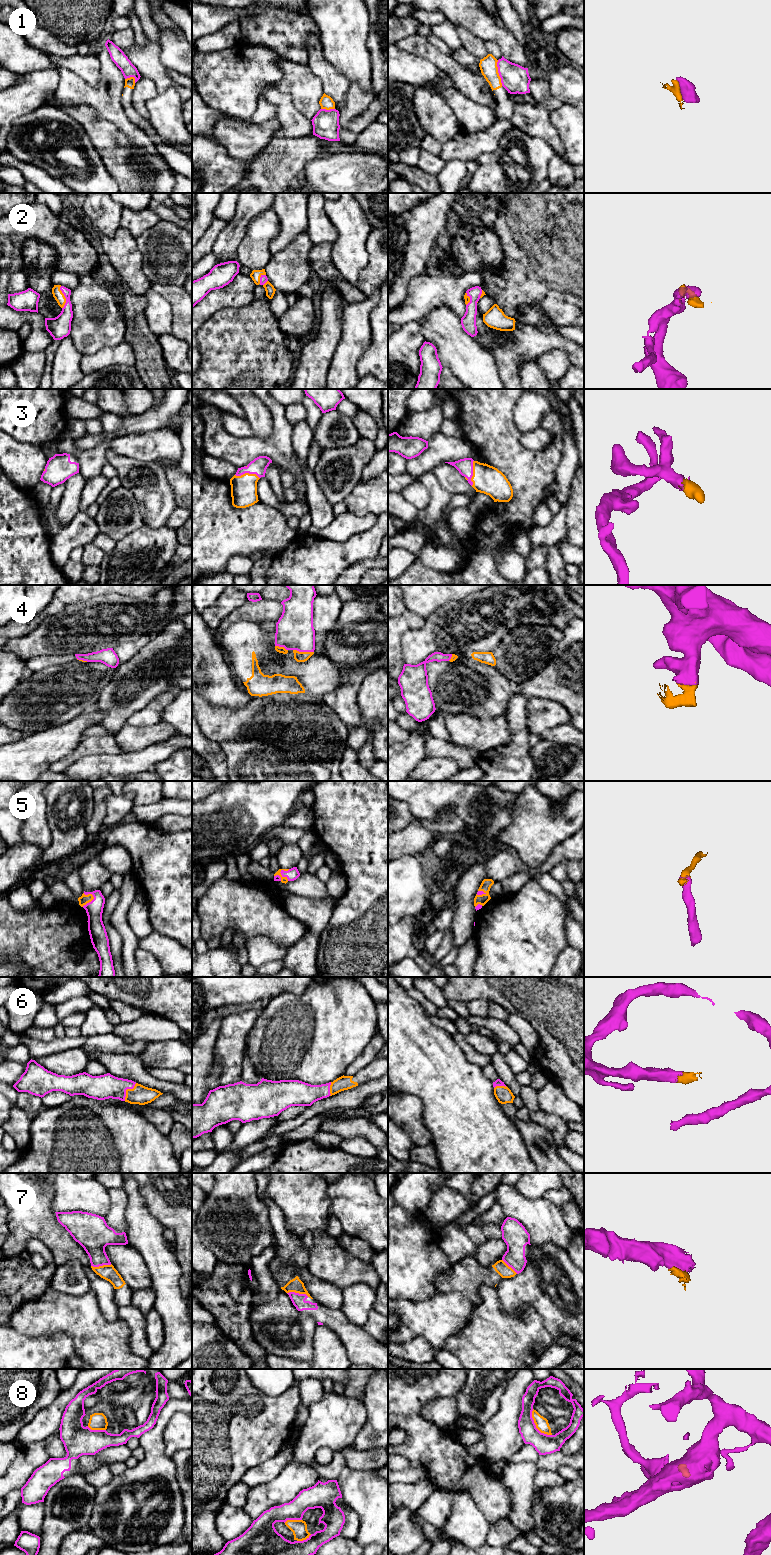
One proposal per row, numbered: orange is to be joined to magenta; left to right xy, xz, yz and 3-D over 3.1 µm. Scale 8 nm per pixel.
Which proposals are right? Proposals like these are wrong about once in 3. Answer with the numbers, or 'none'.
2, 3, 4, 5, 6, 7, 8

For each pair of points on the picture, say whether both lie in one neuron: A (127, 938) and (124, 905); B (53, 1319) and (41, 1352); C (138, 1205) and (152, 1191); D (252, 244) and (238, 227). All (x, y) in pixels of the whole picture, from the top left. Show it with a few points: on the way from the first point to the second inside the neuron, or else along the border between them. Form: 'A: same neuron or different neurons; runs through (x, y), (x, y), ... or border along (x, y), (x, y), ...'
A: same neuron; runs through (124, 930), (122, 926), (122, 913)
B: different neurons; border along (24, 1334), (39, 1336), (65, 1333), (71, 1336)
C: different neurons; border along (136, 1183), (145, 1207), (156, 1219)
D: different neurons; border along (258, 215), (248, 225), (236, 257)

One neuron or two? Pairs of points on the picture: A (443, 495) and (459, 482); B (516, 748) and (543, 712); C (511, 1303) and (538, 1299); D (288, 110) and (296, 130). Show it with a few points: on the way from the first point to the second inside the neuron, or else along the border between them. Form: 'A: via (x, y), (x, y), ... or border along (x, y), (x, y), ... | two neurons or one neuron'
A: border along (433, 473), (438, 483), (453, 494) | two neurons
B: border along (526, 708), (526, 725), (530, 732) | two neurons
C: via (518, 1299), (531, 1299) | one neuron
D: via (288, 115), (294, 125) | one neuron

